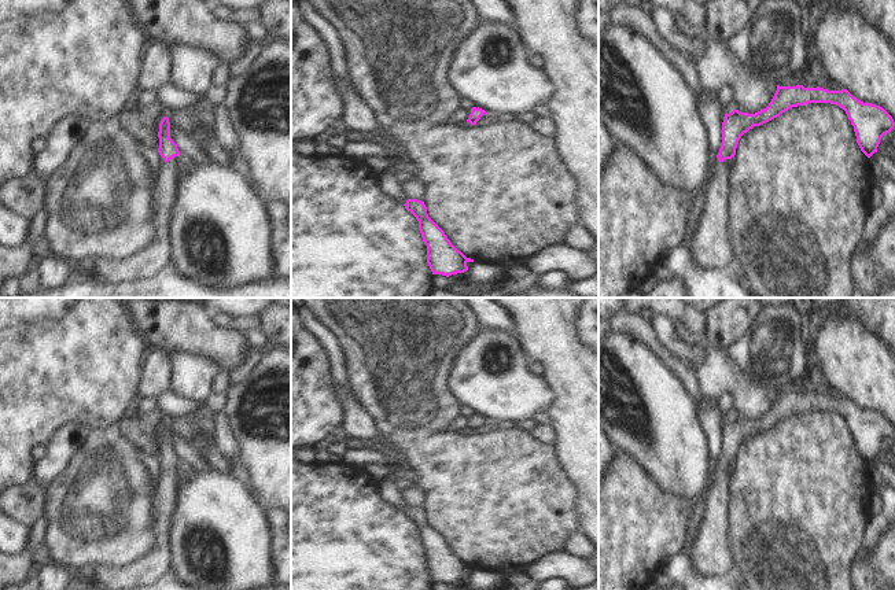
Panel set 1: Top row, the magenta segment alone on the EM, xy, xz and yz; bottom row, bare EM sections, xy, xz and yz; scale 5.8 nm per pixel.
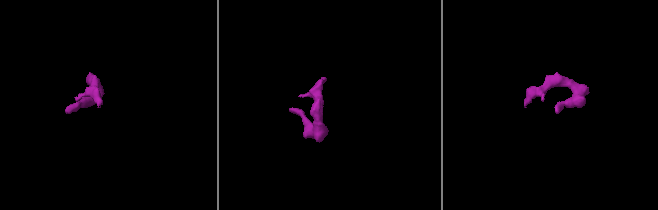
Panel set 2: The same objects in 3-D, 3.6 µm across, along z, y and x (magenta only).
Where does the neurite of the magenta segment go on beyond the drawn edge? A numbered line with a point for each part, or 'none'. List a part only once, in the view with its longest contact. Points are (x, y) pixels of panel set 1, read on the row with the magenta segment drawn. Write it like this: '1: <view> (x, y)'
1: xy (157, 254).

